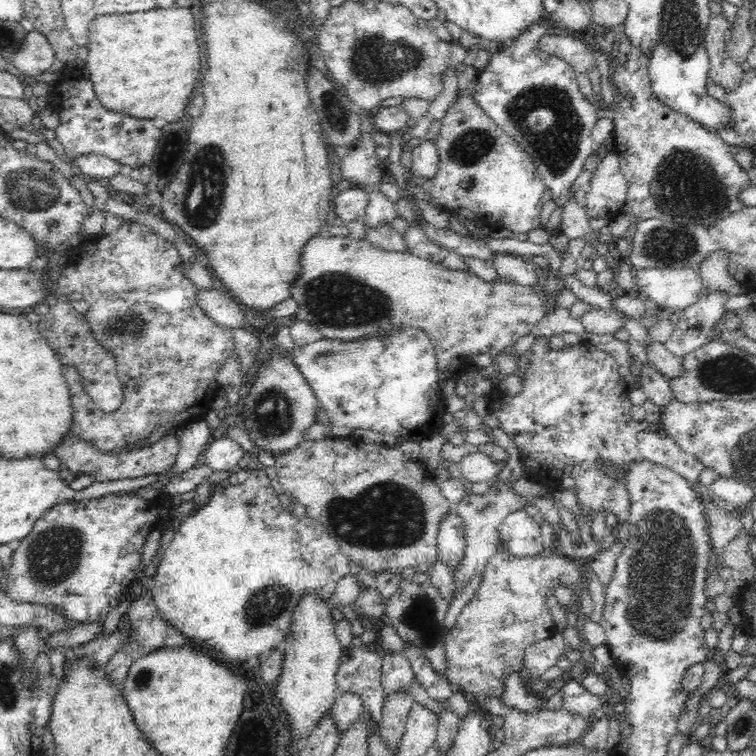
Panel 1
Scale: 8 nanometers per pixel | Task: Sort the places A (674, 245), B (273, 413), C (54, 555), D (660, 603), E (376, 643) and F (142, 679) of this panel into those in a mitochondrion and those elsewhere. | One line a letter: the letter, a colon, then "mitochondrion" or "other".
A: mitochondrion
B: mitochondrion
C: mitochondrion
D: mitochondrion
E: other
F: mitochondrion

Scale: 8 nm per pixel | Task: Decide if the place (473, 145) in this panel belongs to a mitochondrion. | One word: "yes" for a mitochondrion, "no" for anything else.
yes

